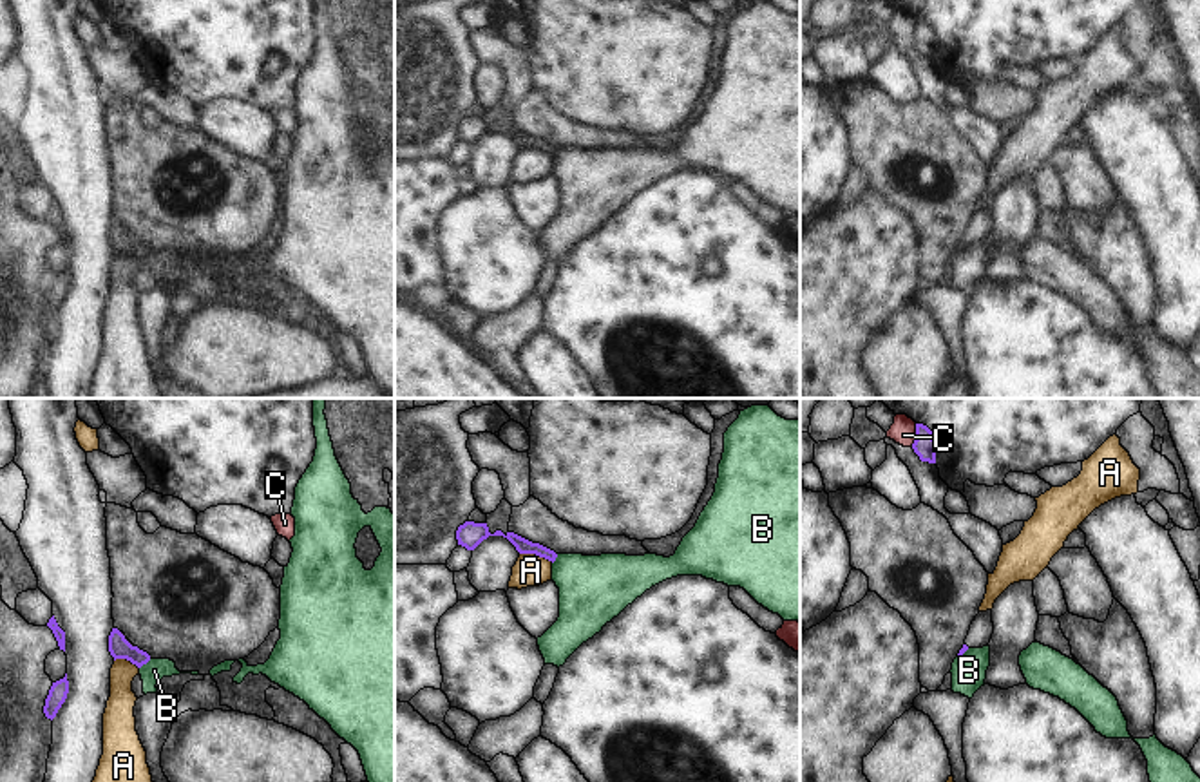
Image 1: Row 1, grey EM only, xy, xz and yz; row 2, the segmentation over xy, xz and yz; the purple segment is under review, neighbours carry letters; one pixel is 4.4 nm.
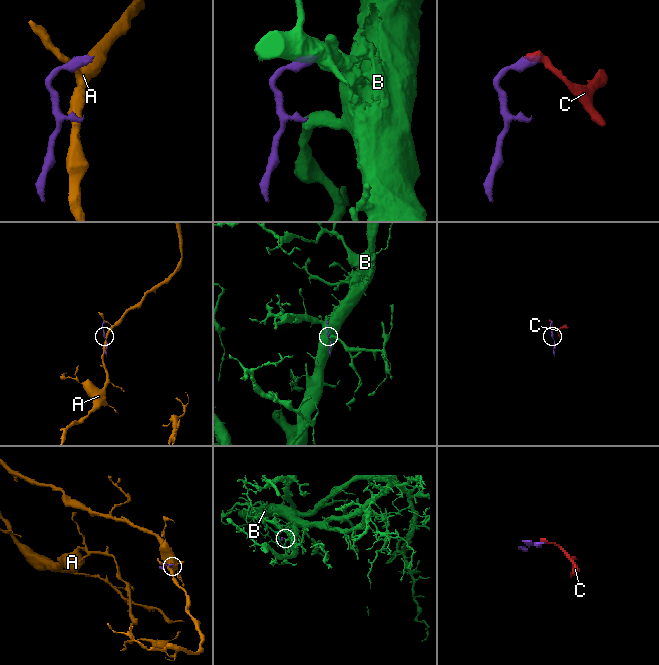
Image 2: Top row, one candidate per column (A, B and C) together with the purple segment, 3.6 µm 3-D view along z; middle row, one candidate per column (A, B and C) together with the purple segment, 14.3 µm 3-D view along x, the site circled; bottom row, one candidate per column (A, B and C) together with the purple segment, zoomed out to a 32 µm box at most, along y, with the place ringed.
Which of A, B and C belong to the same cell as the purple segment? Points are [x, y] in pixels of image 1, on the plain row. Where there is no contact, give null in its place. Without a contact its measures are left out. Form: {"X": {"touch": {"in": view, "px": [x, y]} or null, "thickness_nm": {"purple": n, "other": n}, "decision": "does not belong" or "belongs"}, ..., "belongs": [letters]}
{"A": {"touch": {"in": "xz", "px": [536, 149]}, "thickness_nm": {"purple": 70, "other": 140}, "decision": "does not belong"}, "B": {"touch": {"in": "xy", "px": [145, 257]}, "thickness_nm": {"purple": 100, "other": 100}, "decision": "does not belong"}, "C": {"touch": {"in": "yz", "px": [916, 29]}, "thickness_nm": {"purple": 100, "other": 110}, "decision": "does not belong"}, "belongs": []}

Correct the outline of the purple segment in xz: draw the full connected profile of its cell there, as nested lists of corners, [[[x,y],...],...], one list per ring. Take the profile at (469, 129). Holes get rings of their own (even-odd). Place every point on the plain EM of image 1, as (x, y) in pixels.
[[[465,116],[456,125],[458,139],[465,141],[467,145],[474,145],[489,130],[507,132],[516,141],[516,145],[519,148],[536,148],[536,150],[545,152],[552,157],[557,152],[557,148],[554,145],[550,145],[539,138],[532,138],[532,136],[529,136],[529,134],[525,134],[514,127],[503,129],[501,125],[496,125],[494,129],[490,129],[487,118]]]

